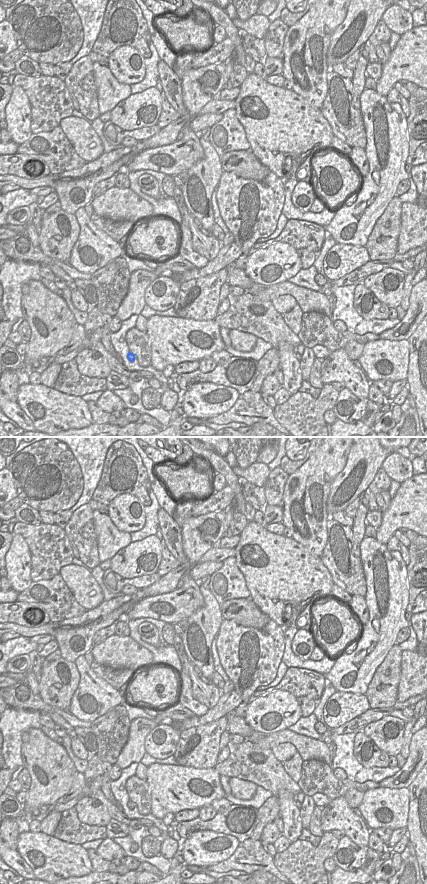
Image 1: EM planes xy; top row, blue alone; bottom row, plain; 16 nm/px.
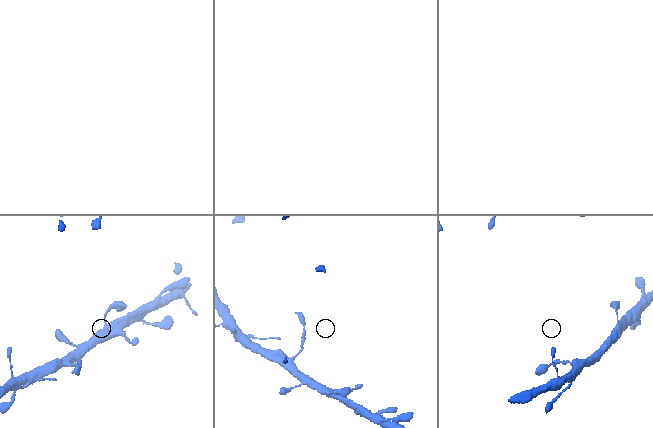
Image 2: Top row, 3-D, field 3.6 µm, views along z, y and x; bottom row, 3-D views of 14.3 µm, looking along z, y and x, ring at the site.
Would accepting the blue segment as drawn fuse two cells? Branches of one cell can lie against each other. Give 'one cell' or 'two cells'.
one cell

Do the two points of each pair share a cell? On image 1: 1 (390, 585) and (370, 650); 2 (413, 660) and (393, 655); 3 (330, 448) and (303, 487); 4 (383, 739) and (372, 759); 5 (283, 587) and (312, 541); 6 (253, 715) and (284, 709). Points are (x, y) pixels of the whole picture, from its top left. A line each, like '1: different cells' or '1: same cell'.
1: same cell
2: different cells
3: same cell
4: different cells
5: different cells
6: same cell

